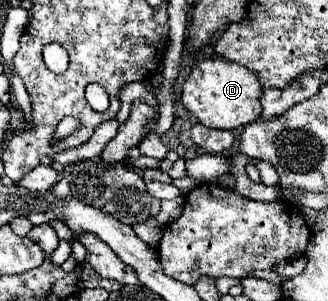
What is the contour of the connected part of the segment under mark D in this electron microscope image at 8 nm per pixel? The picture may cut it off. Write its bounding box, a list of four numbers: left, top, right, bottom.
[181,60,263,130]

